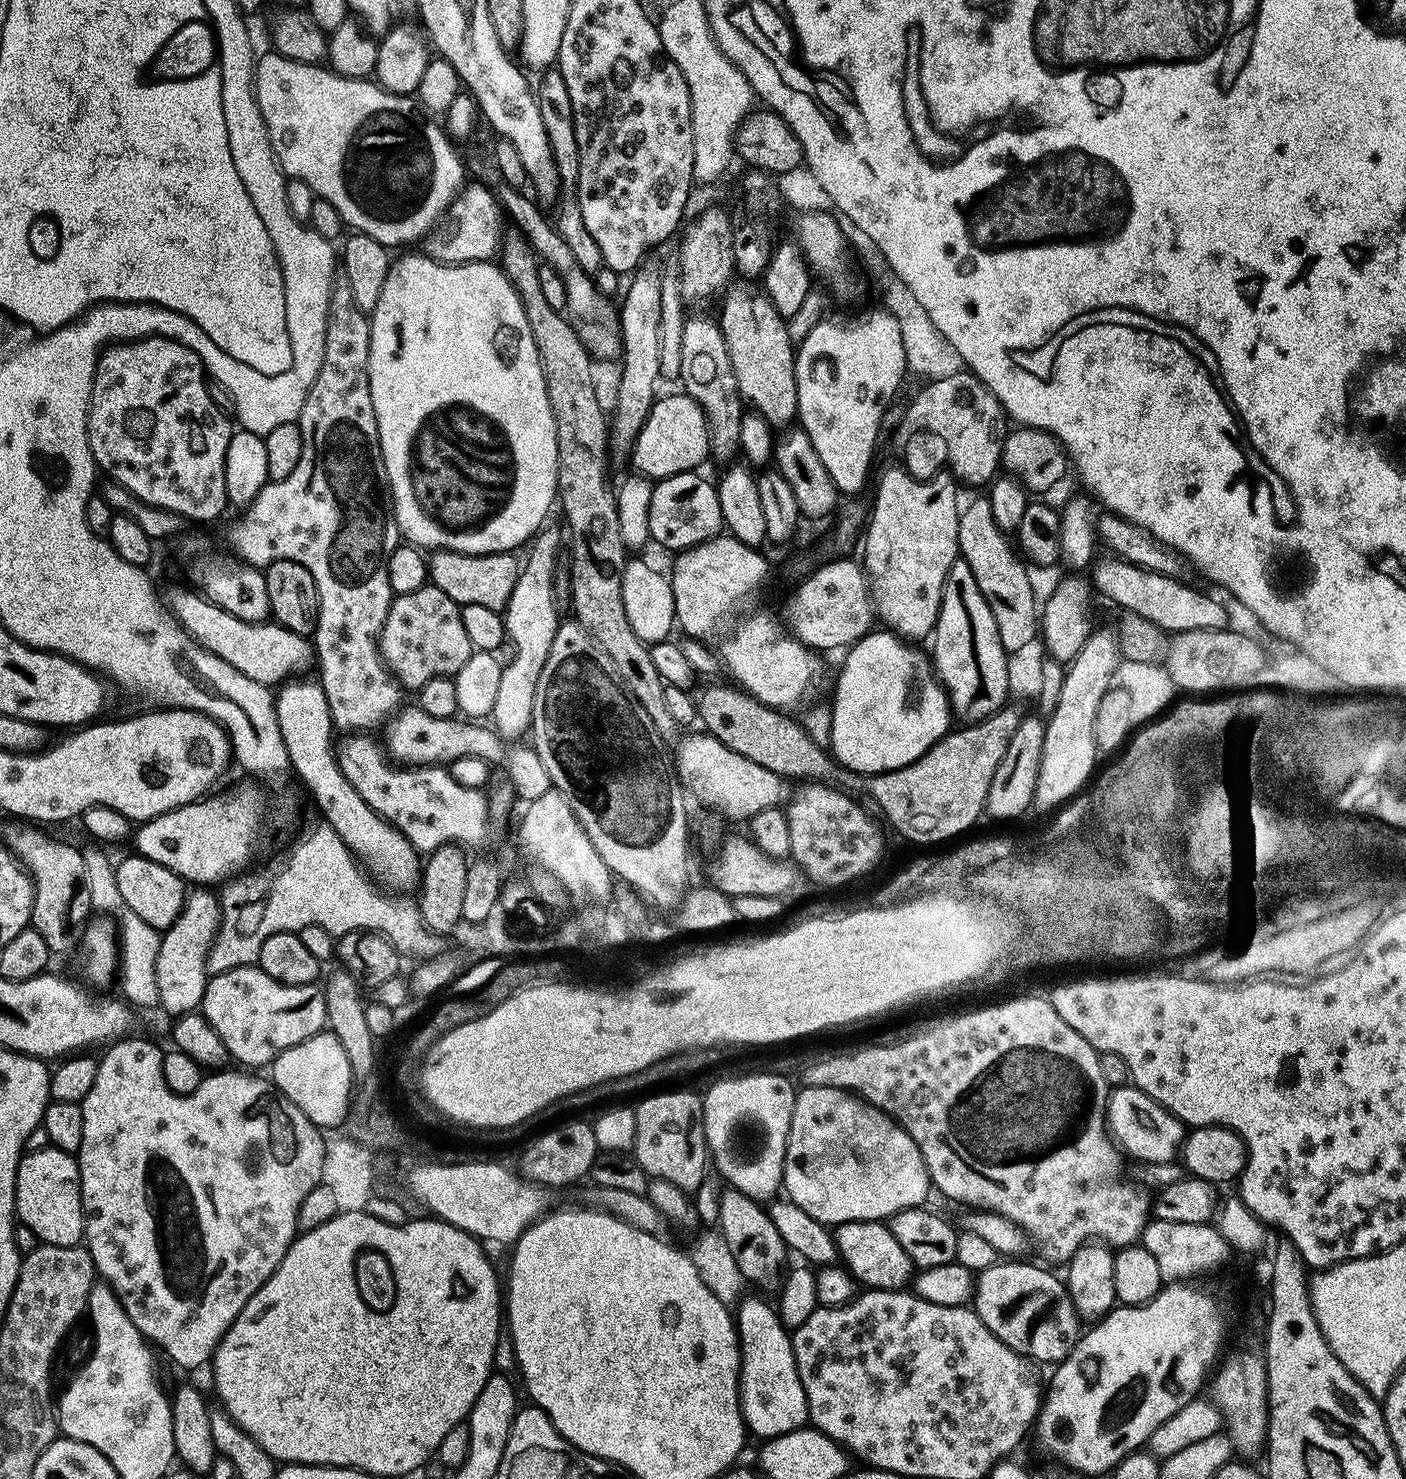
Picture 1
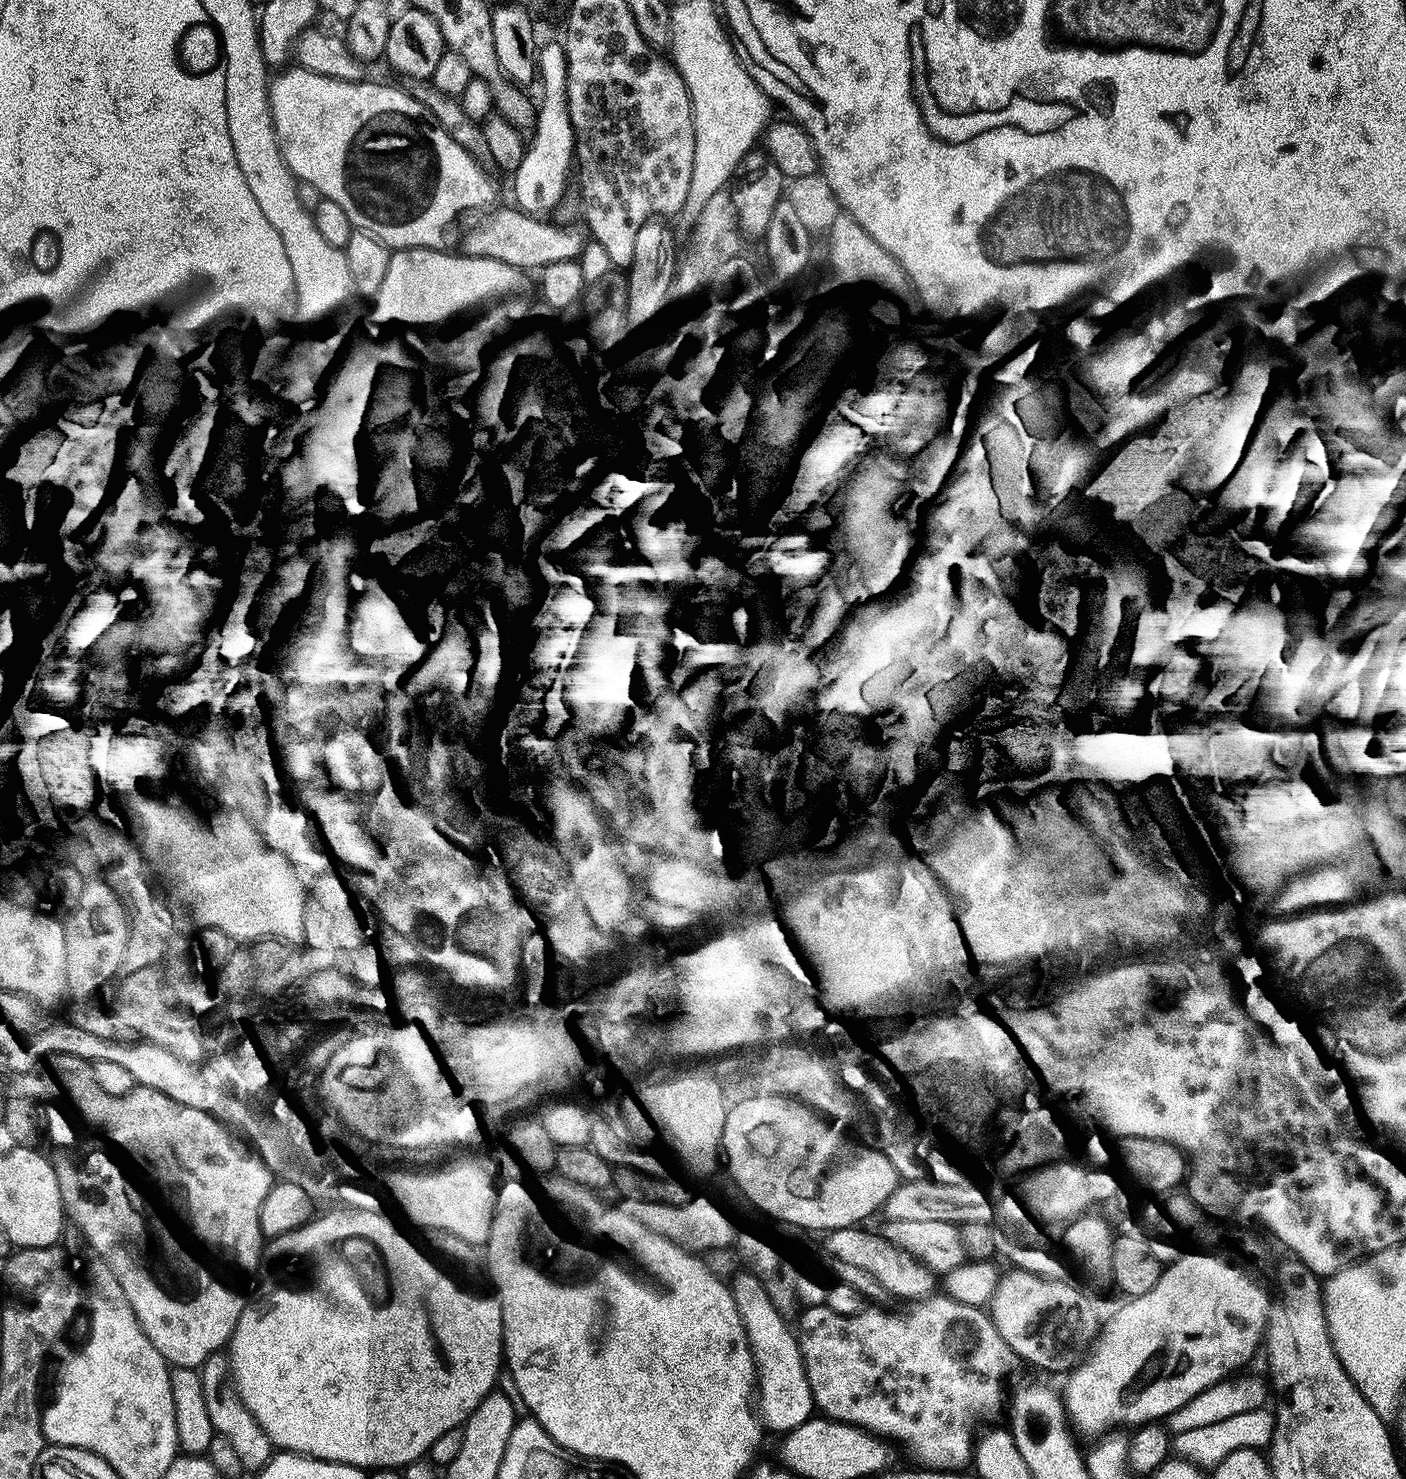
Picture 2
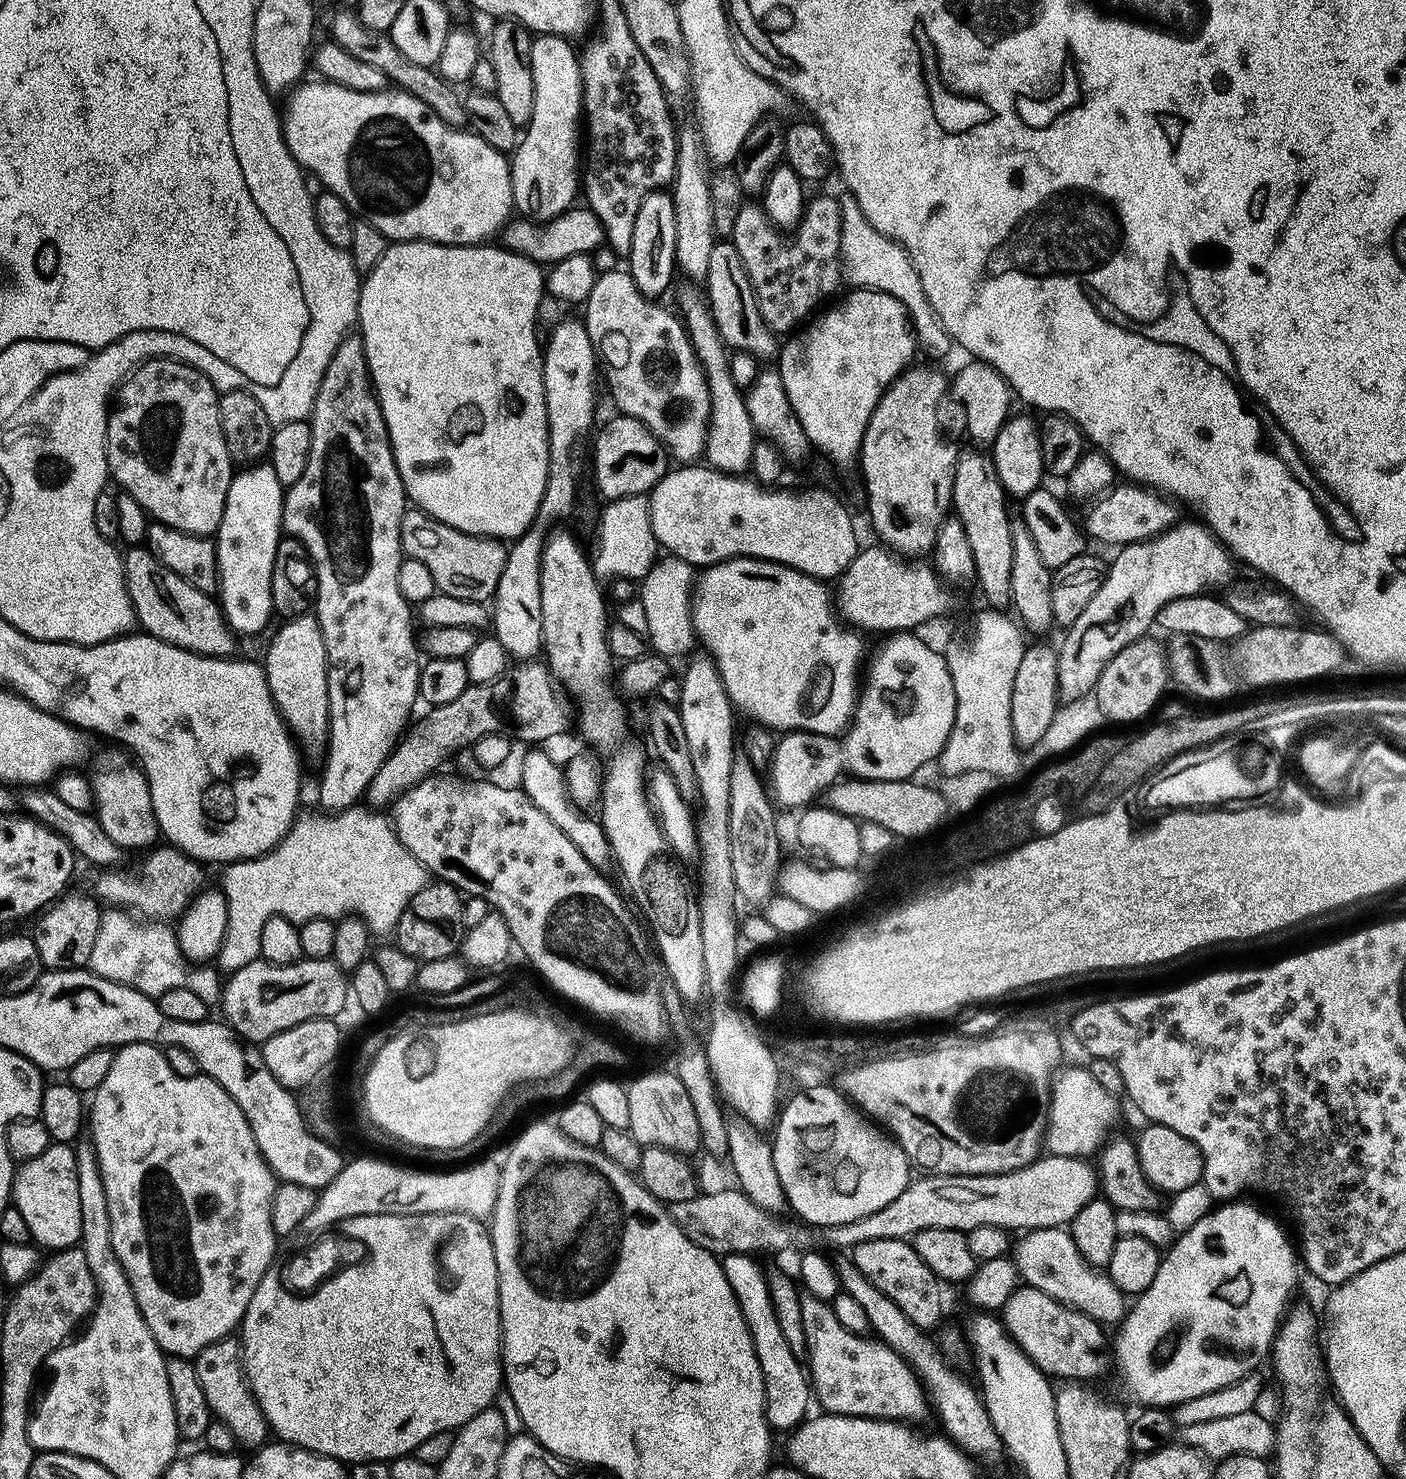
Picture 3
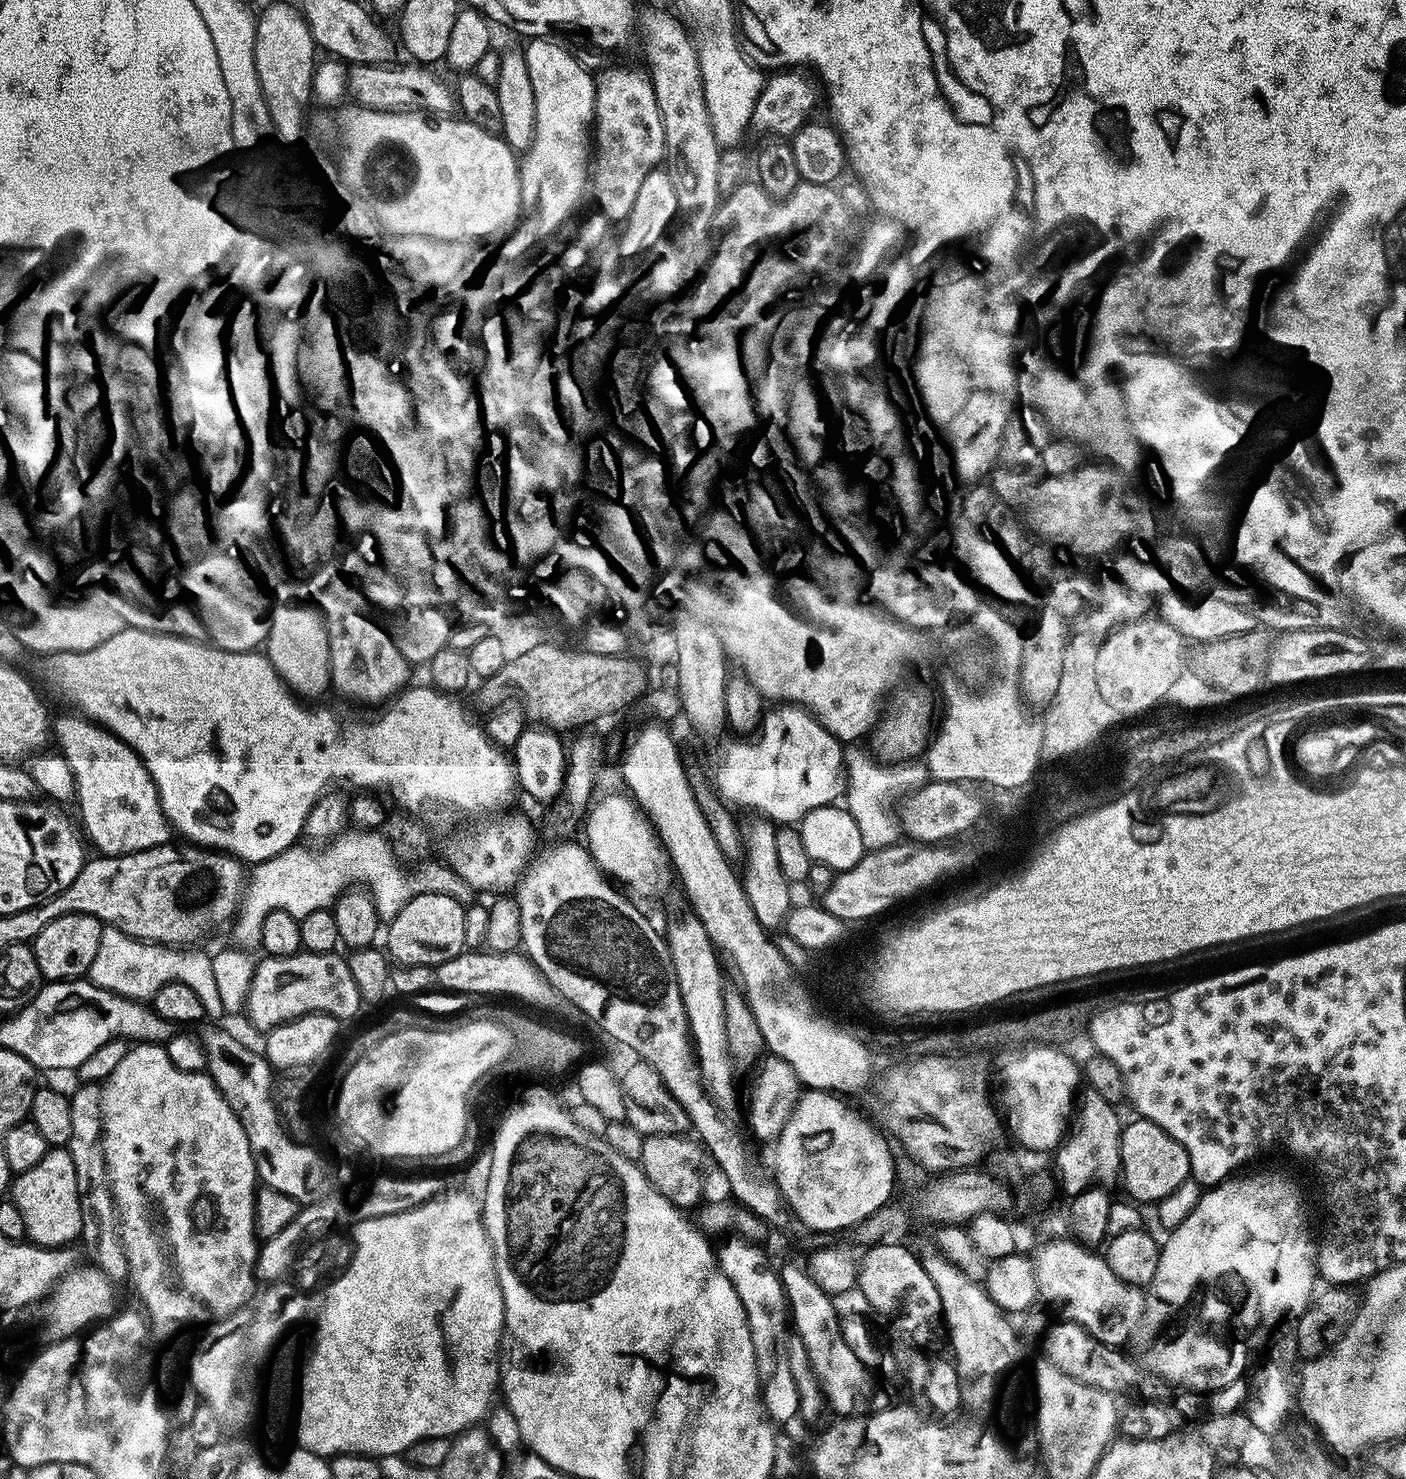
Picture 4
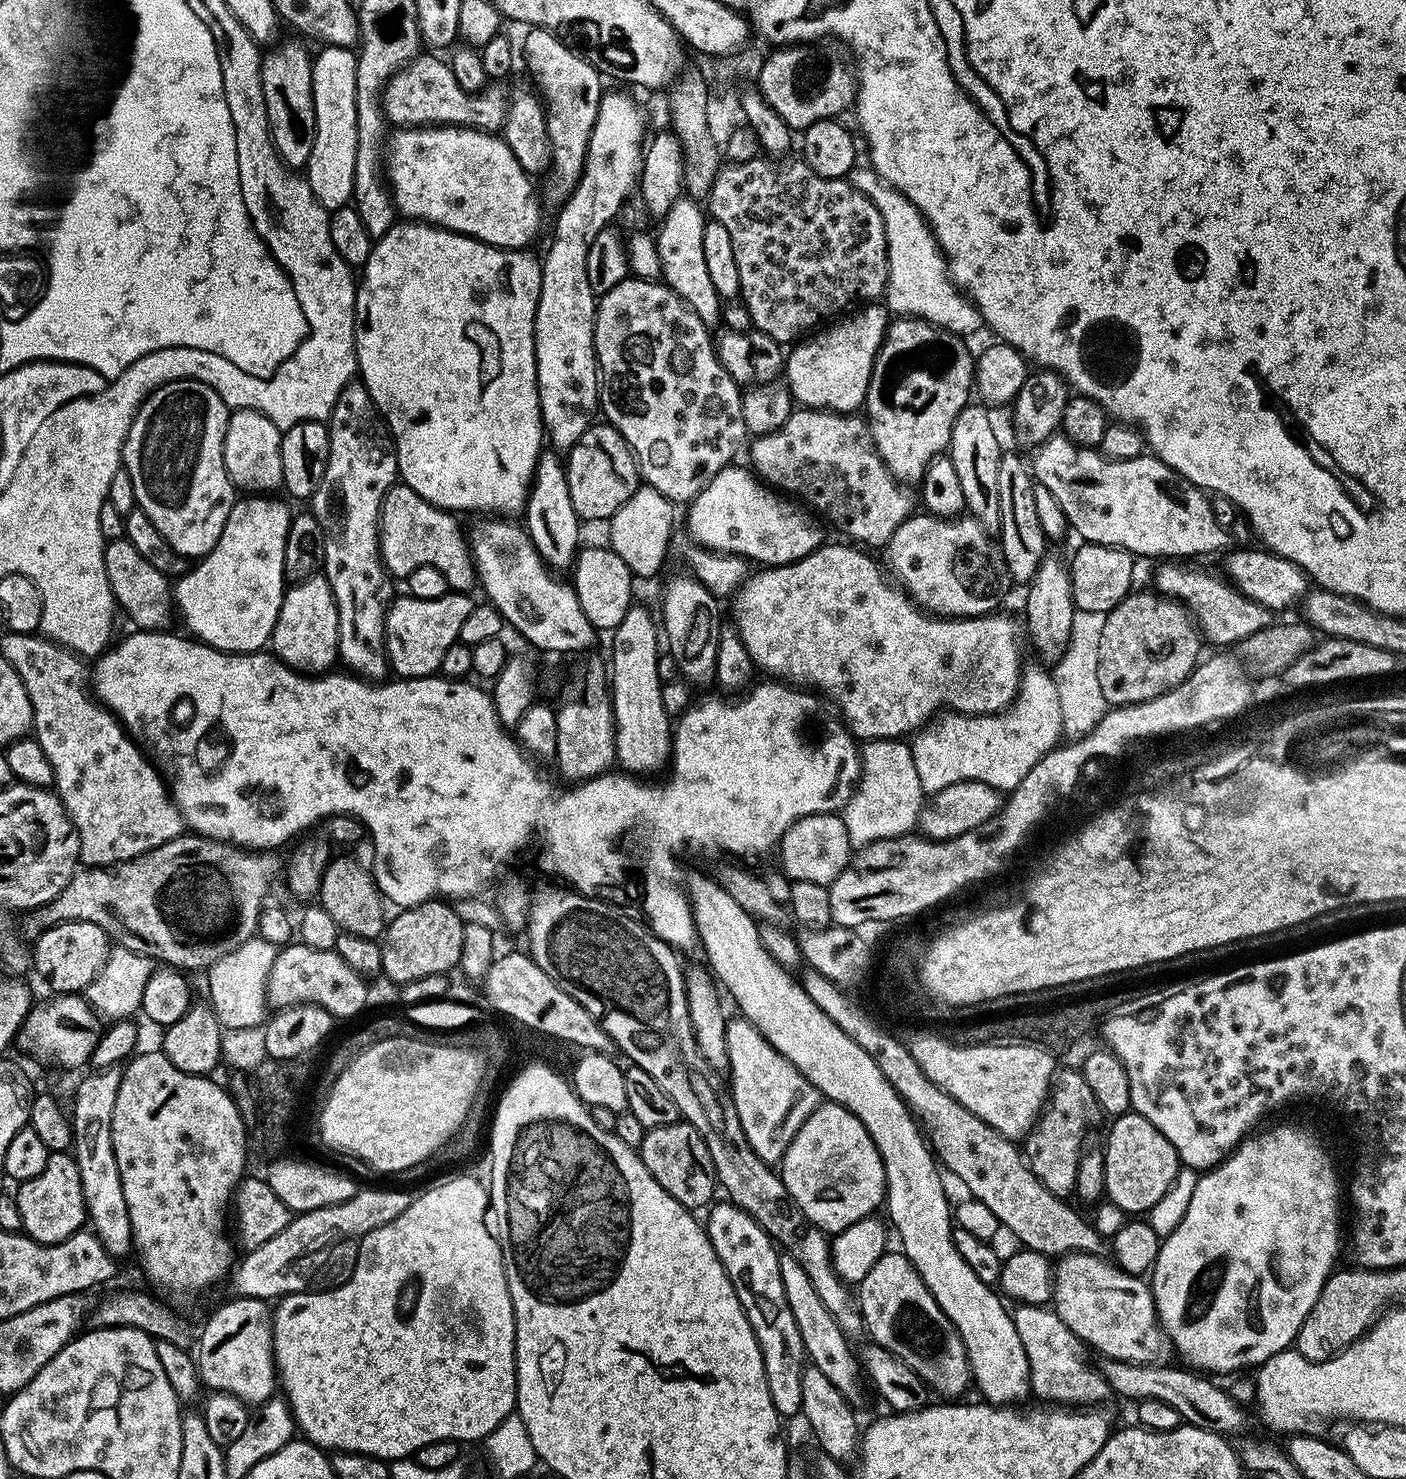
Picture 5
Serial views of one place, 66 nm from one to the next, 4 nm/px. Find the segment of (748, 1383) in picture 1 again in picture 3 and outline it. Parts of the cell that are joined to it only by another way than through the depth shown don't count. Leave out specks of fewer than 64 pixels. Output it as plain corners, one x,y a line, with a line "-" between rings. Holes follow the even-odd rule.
725,1255
722,1263
726,1282
730,1282
730,1290
734,1290
736,1301
752,1335
758,1366
764,1379
764,1413
768,1415
768,1423
773,1429
792,1430
809,1415
810,1377
801,1360
794,1358
794,1350
790,1350
786,1338
782,1338
782,1329
778,1326
772,1295
768,1289
768,1277
756,1260
759,1259
751,1255

